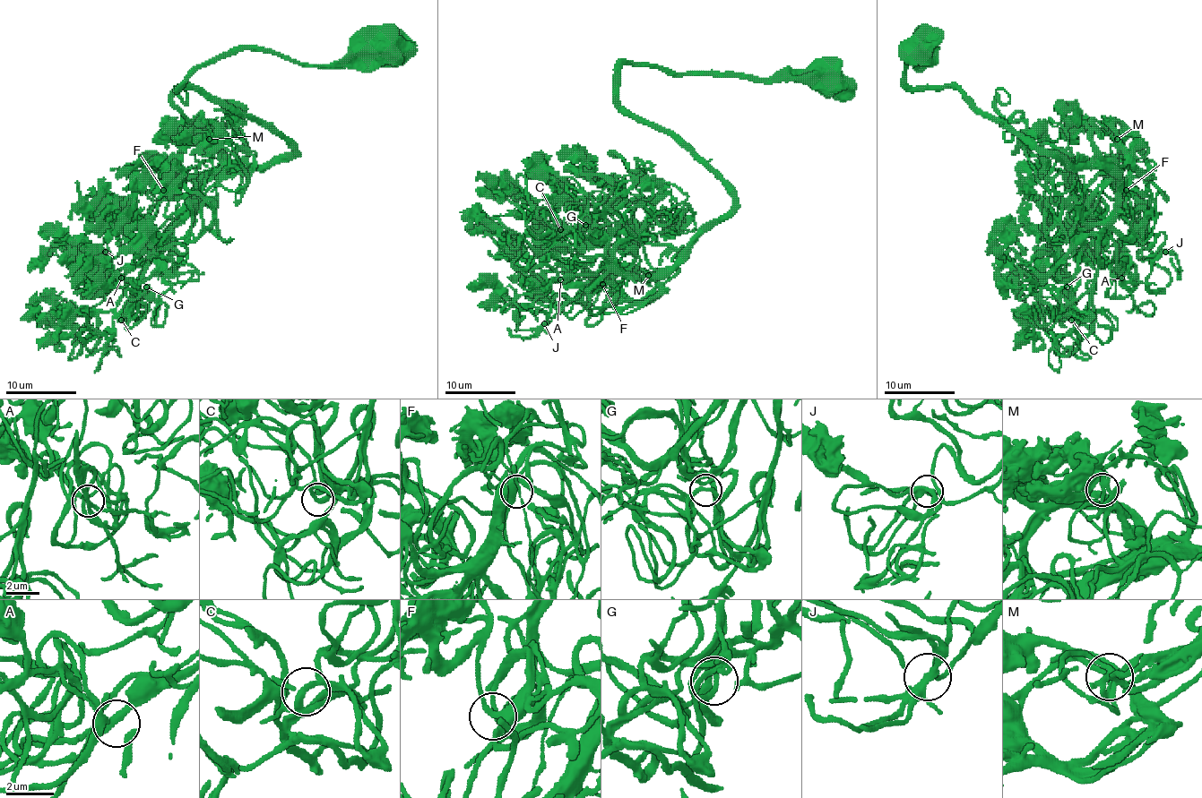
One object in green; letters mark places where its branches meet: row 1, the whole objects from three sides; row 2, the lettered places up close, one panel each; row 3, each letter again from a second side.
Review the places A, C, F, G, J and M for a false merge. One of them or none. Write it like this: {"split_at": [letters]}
{"split_at": []}

